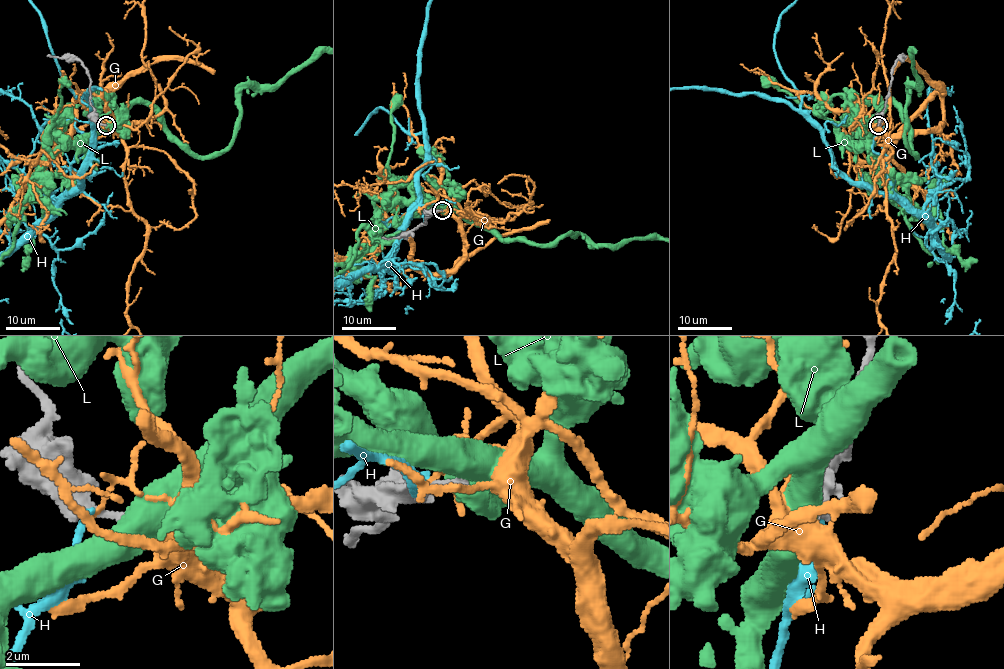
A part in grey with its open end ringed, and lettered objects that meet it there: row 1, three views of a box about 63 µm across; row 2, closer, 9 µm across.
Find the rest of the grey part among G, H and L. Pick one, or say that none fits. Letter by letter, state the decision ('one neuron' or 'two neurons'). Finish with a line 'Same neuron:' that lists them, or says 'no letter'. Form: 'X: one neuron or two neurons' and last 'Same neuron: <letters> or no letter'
G: two neurons
H: two neurons
L: two neurons
Same neuron: no letter

